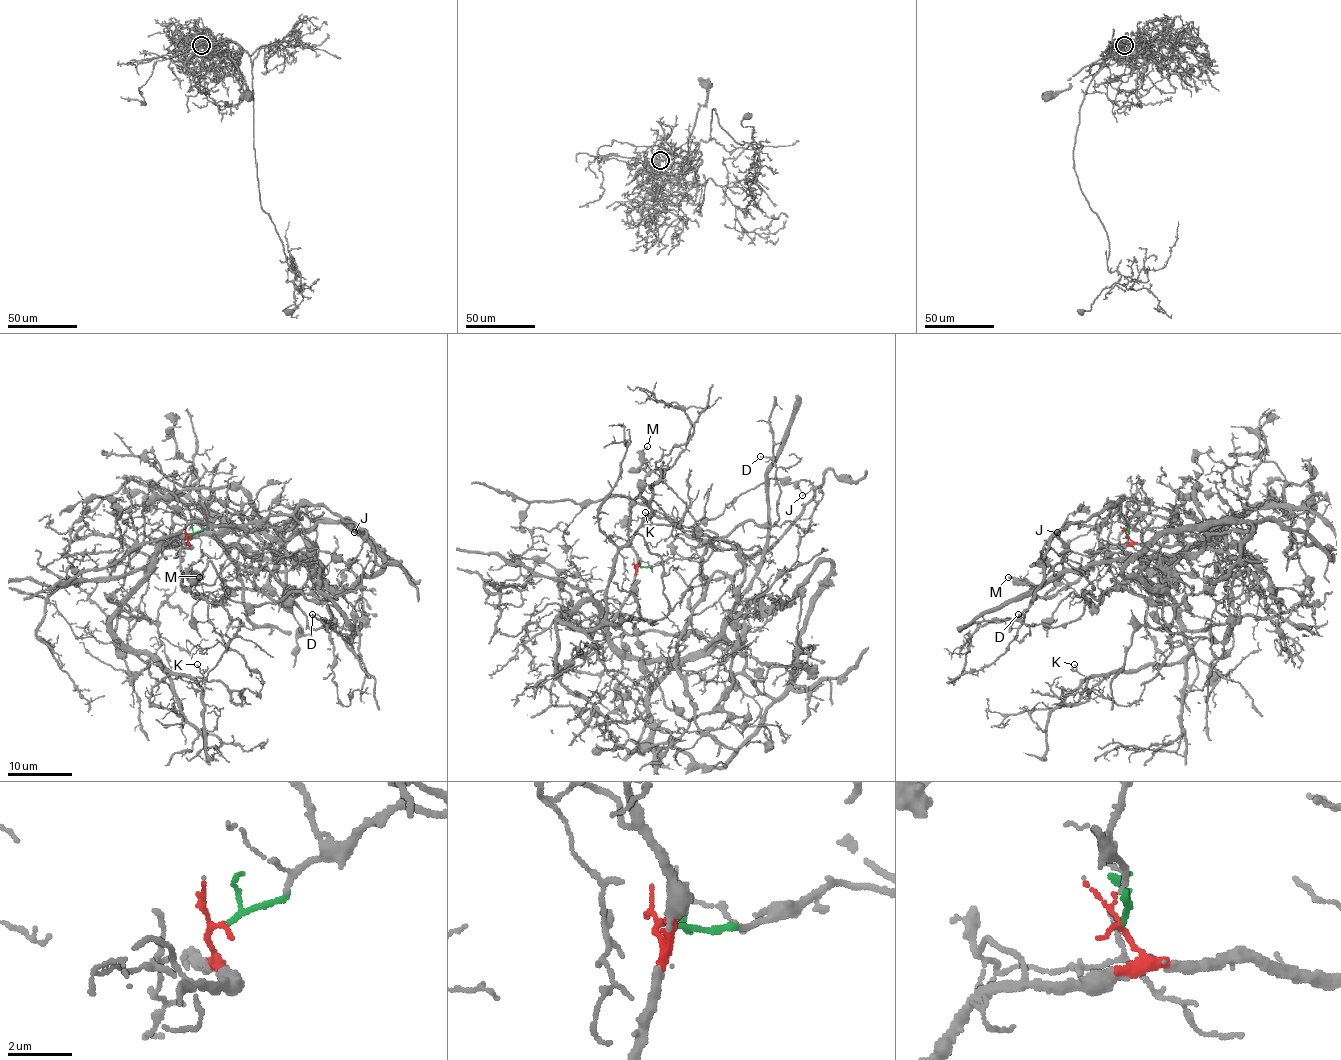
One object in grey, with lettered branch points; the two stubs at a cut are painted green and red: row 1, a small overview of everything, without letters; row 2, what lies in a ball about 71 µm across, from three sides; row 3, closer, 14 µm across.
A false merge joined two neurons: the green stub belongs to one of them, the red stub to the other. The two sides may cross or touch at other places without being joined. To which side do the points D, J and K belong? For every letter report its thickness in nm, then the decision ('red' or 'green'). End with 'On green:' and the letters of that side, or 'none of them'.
D: 140 nm thick; red
J: 110 nm thick; green
K: 110 nm thick; red
On green: J

